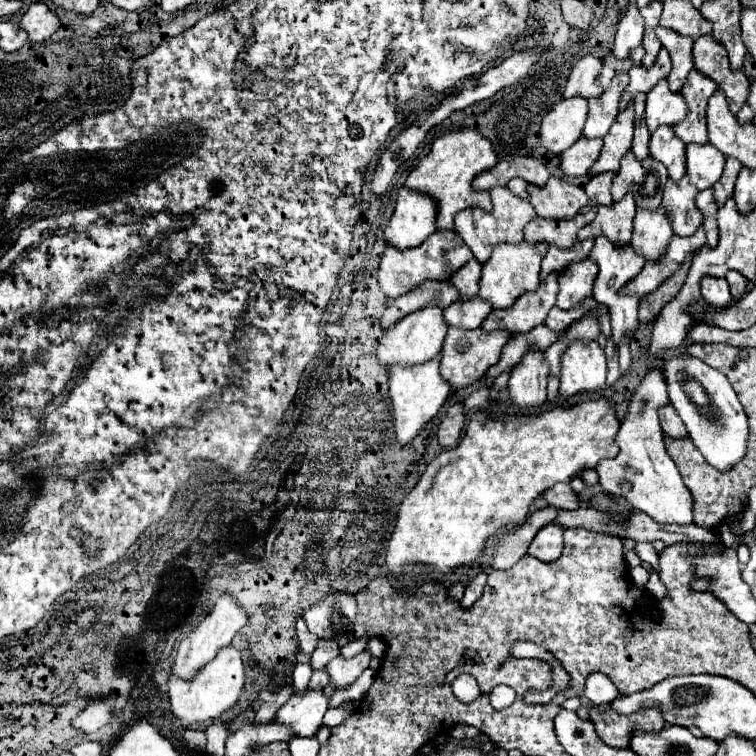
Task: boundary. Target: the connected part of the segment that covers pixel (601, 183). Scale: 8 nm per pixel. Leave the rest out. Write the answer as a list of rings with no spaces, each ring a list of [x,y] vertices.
[[[609,171],[609,173],[603,173],[603,175],[595,175],[595,177],[591,177],[587,181],[585,193],[591,199],[591,205],[601,207],[601,205],[613,203],[611,201],[611,183],[613,183],[613,177],[615,177],[615,173]]]

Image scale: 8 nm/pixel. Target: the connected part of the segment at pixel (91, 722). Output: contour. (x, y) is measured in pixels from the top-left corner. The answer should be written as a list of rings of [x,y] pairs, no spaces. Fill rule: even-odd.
[[[95,701],[91,703],[77,719],[73,719],[73,725],[83,729],[85,733],[93,733],[97,729],[101,729],[103,725],[111,723],[111,719],[115,717],[115,709],[103,701]]]

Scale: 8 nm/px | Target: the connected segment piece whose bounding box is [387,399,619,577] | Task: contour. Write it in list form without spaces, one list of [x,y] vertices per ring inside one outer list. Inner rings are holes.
[[[581,401],[573,407],[557,407],[535,417],[501,417],[493,419],[483,411],[471,415],[465,435],[453,449],[441,451],[425,469],[419,483],[401,501],[397,525],[389,539],[387,567],[399,577],[407,565],[427,565],[439,573],[455,573],[461,567],[471,567],[487,547],[487,541],[501,529],[519,527],[525,523],[531,503],[541,497],[551,485],[571,481],[585,469],[593,469],[601,459],[617,455],[615,435],[619,421],[607,401]]]

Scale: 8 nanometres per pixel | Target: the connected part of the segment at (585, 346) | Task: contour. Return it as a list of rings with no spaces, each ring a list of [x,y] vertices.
[[[573,343],[561,359],[561,387],[559,395],[569,399],[579,393],[595,393],[605,387],[607,359],[603,349],[595,343]]]

